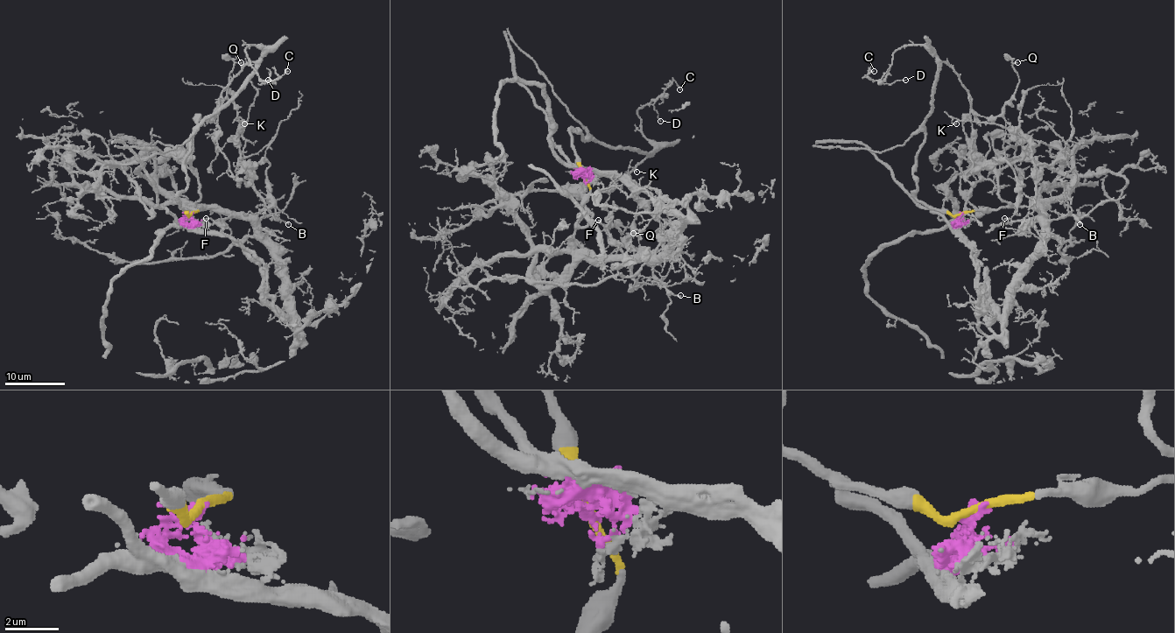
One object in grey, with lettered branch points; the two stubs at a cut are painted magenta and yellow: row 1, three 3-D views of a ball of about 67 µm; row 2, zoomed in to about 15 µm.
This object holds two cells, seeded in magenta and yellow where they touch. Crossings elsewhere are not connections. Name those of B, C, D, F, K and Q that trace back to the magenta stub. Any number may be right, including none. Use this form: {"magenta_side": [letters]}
{"magenta_side": ["B", "F", "K"]}

